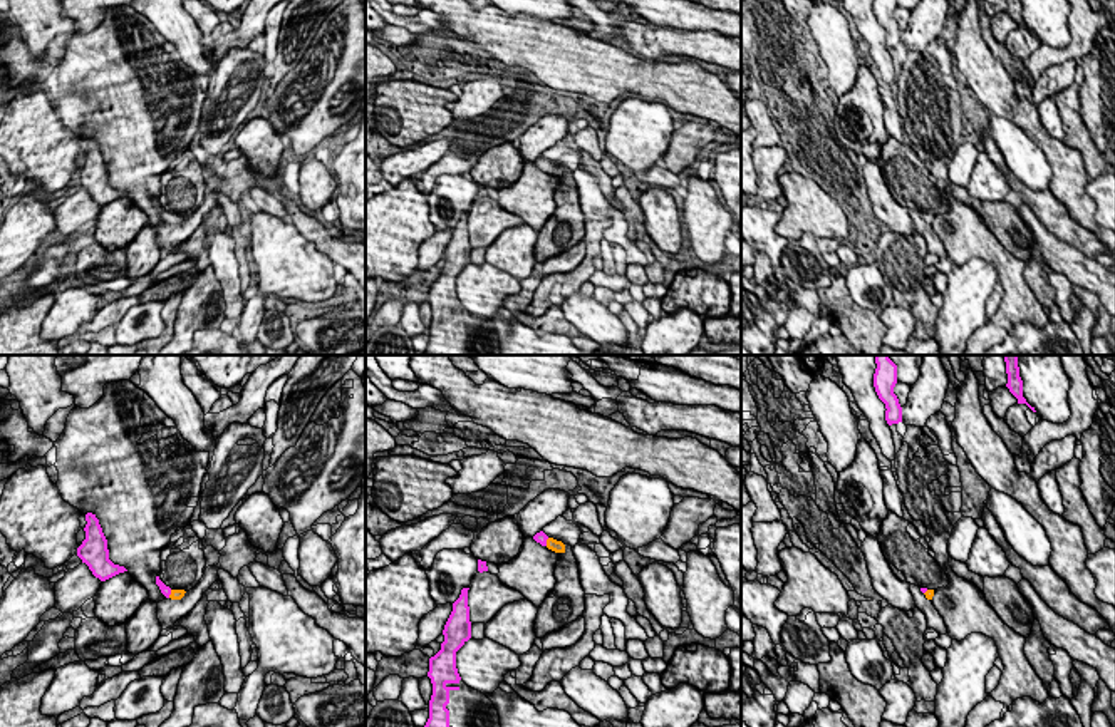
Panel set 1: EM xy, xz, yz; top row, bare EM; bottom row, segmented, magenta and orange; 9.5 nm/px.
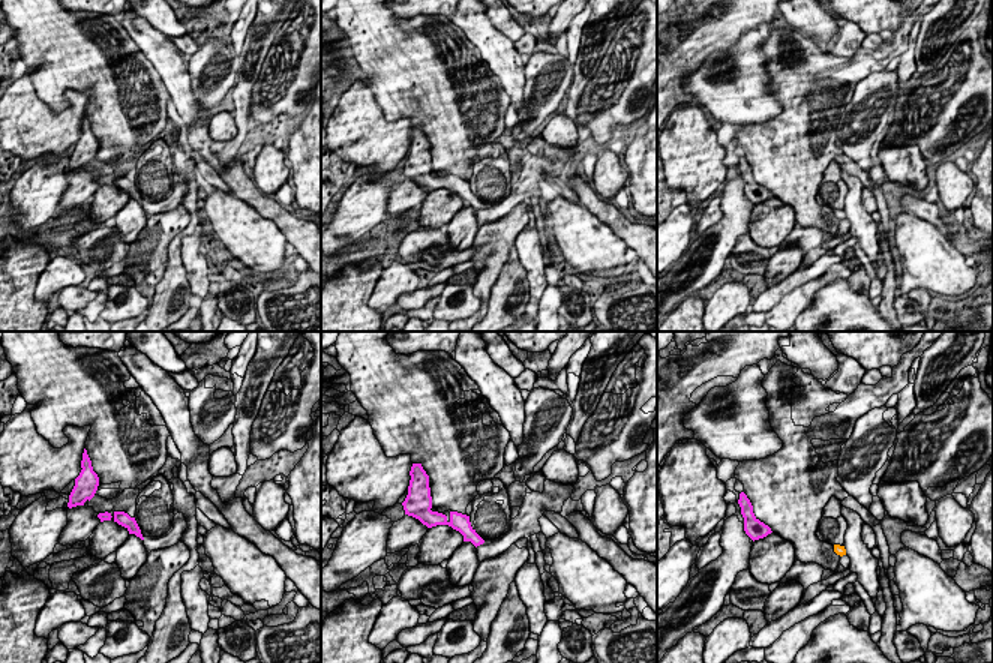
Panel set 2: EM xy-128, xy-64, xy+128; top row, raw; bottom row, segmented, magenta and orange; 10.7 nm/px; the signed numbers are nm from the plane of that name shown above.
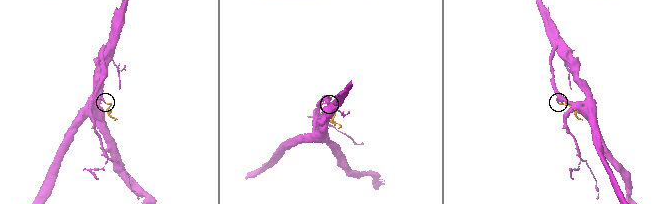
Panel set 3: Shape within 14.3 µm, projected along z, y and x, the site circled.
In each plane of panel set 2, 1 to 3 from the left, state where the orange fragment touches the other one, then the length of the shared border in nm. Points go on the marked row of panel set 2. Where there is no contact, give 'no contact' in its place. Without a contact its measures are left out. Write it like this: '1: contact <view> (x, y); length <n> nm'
1: no contact
2: no contact
3: no contact

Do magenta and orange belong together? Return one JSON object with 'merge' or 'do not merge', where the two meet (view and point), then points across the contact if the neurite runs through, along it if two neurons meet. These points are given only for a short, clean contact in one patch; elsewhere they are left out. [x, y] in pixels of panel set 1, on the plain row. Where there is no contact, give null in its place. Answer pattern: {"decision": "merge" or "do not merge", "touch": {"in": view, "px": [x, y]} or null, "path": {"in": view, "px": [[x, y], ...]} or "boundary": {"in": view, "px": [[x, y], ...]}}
{"decision": "merge", "touch": {"in": "xy", "px": [170, 218]}, "path": {"in": "xy", "px": [[165, 215], [170, 218], [175, 218]]}}

